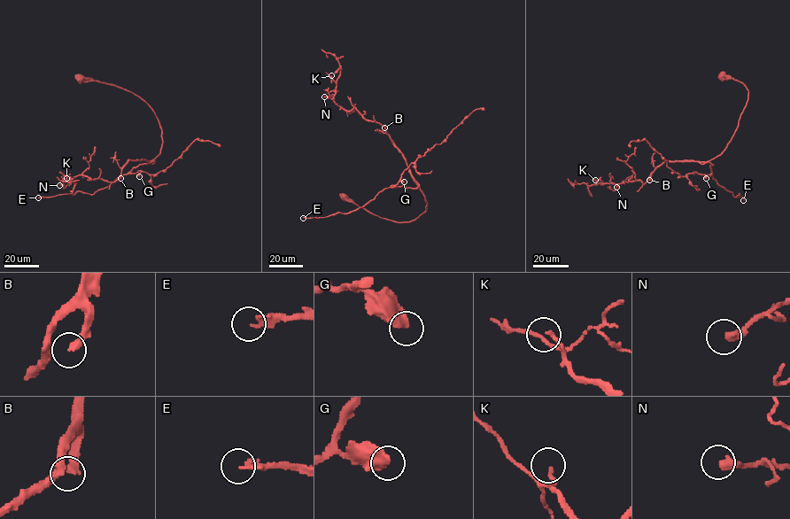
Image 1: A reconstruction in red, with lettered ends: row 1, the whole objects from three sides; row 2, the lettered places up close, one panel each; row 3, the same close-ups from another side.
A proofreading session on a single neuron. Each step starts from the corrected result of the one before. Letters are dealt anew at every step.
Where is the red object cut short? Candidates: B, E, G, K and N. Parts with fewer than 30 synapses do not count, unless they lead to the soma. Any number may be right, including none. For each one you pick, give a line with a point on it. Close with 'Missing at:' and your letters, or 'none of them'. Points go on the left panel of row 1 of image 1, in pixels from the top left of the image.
B: Place: (120, 178)
E: Place: (38, 197)
Missing at: B, E

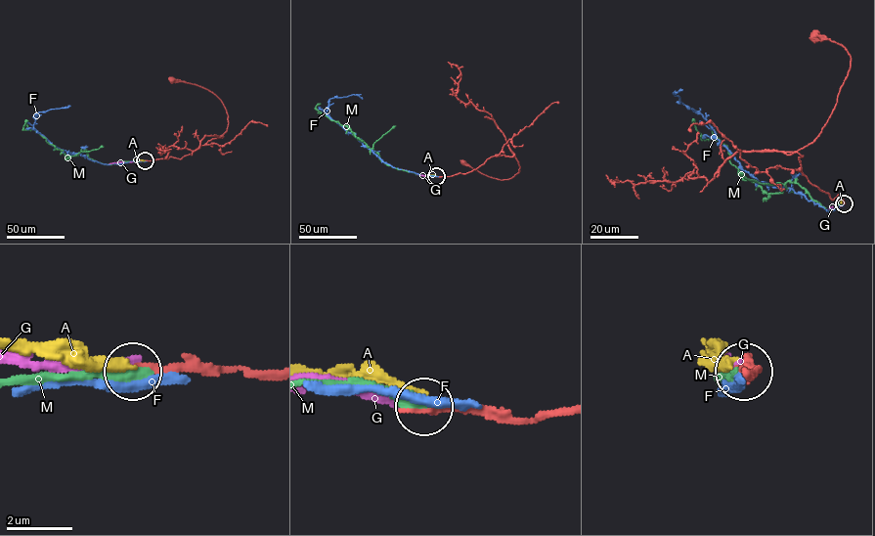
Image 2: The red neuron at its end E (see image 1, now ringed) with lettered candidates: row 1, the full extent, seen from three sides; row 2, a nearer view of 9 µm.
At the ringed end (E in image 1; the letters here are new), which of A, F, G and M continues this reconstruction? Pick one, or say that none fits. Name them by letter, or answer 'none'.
M

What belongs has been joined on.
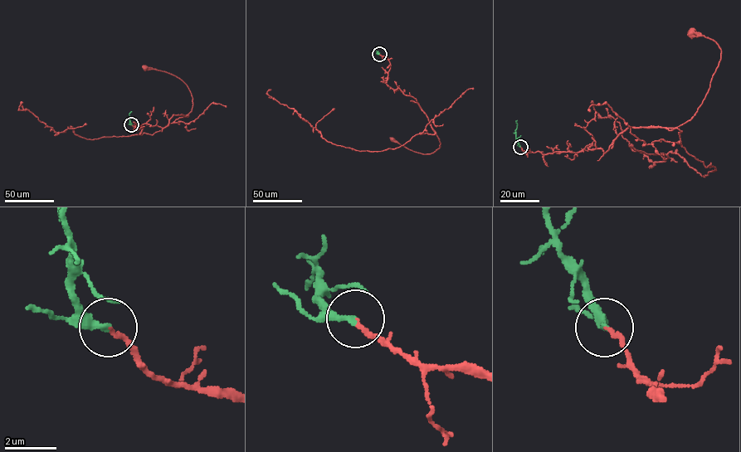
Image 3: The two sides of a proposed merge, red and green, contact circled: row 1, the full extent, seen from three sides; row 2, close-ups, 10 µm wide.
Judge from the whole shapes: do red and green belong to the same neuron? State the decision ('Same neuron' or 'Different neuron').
Same neuron

